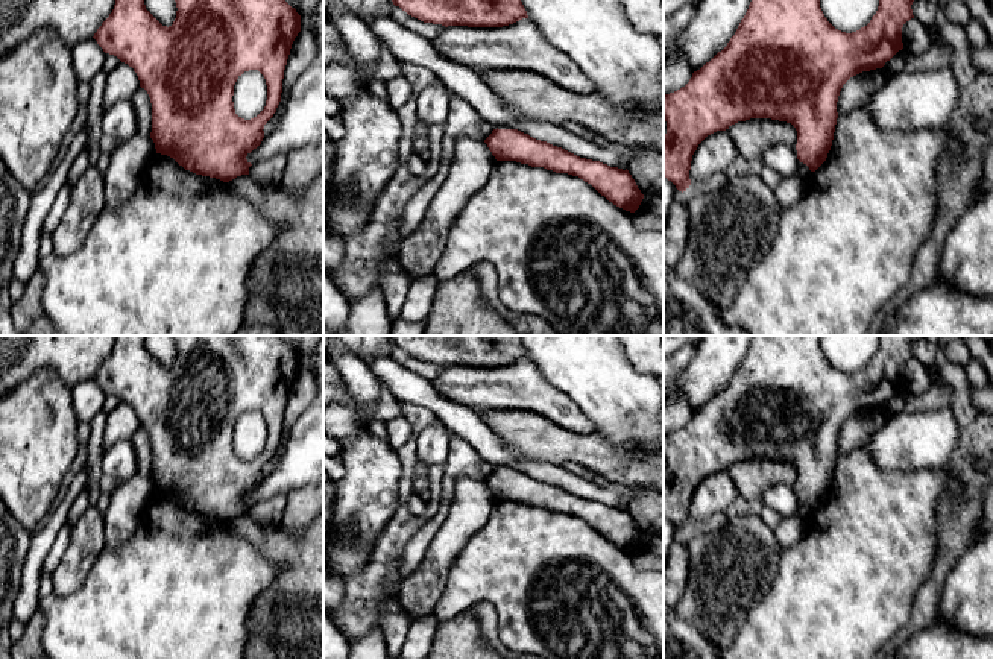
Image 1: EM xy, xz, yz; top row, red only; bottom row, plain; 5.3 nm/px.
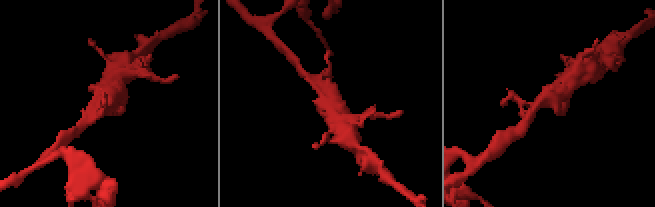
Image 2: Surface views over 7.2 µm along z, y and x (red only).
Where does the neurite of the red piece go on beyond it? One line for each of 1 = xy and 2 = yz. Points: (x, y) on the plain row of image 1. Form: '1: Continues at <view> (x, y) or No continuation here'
1: No continuation here
2: No continuation here

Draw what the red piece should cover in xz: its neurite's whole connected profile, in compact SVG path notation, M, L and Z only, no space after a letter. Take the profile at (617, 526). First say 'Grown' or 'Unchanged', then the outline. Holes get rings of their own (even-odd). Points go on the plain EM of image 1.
Unchanged. M493 469L484 480L496 501L516 501L556 513L578 516L613 545L635 553L644 534L629 510L580 498L562 487L536 480L518 469Z

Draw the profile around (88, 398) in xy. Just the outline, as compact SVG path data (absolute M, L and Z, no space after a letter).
M94 378L77 383L71 387L71 399L79 422L88 424L105 404L106 393Z

